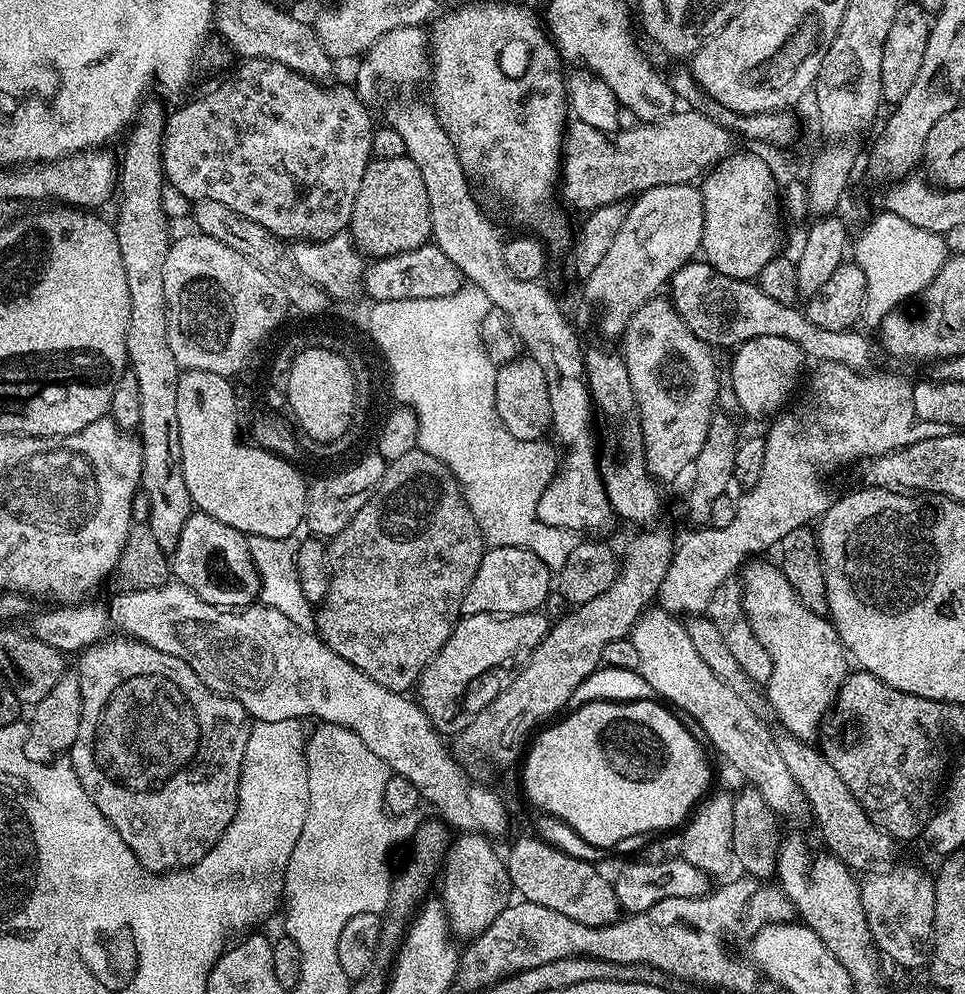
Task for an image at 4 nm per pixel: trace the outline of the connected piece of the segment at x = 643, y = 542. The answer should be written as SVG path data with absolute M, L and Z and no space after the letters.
M655 528L637 531L640 533L629 542L628 553L625 556L623 553L620 572L610 590L606 590L606 594L598 594L598 598L590 598L590 602L575 605L569 616L562 617L557 624L555 621L549 627L546 638L542 638L542 642L523 661L524 669L489 702L488 708L482 709L465 726L460 736L461 757L489 760L500 768L514 763L516 759L517 763L533 735L532 727L540 723L543 725L549 718L555 717L555 712L567 705L571 694L583 680L601 667L603 648L631 633L637 618L648 611L659 597L662 578L666 578L666 570L670 570L670 562L676 552L677 541L672 540L671 534L664 528Z

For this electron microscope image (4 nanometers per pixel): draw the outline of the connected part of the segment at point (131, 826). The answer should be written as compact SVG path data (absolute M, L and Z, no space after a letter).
M123 634L109 635L107 638L97 642L97 644L92 644L90 647L85 648L79 653L78 659L84 664L84 668L82 668L84 672L80 676L86 676L86 678L80 678L81 692L96 694L98 696L98 710L102 710L100 712L100 722L106 722L106 744L104 746L98 746L98 760L94 760L94 764L72 764L72 769L78 774L78 782L82 782L82 790L86 790L86 794L90 794L94 806L98 806L98 810L102 810L102 814L112 823L114 830L118 830L122 834L122 842L126 842L126 846L130 846L130 850L136 855L138 862L146 870L150 870L151 872L175 872L178 868L189 868L191 864L197 864L216 845L218 838L222 838L226 826L230 826L230 822L236 813L236 807L238 806L238 782L240 781L240 771L242 770L244 751L246 750L246 742L248 741L248 729L250 727L248 711L237 700L232 700L228 696L223 696L214 690L210 690L206 686L206 682L202 682L202 678L198 678L198 674L194 674L194 670L190 670L190 666L186 666L186 662L182 662L162 650L154 650L154 646L144 644L141 640L134 640L131 636L125 636Z

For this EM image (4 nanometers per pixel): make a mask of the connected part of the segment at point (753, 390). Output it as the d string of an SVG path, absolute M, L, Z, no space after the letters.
M762 335L748 339L733 353L730 368L732 390L739 406L754 418L773 417L783 409L786 401L795 393L795 386L802 372L804 355L796 343L777 335Z

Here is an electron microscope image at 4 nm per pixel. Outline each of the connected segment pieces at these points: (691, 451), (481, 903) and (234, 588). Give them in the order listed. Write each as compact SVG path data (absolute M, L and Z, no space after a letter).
M671 299L647 300L630 318L622 337L624 365L634 386L634 398L640 411L640 425L644 435L644 457L648 471L657 481L672 480L693 467L706 442L706 432L714 415L716 404L716 360L713 349L696 337L694 330L682 322L680 312Z
M466 832L457 837L457 840L455 837L449 843L448 851L444 854L442 875L438 880L438 888L440 884L438 896L444 905L444 913L448 915L448 927L452 929L453 937L475 938L481 936L486 926L490 926L490 922L494 922L494 918L498 918L498 914L502 914L502 910L510 903L508 870L505 857L501 853L500 856L496 853L496 848L492 845L495 843L489 837L482 836L479 832Z
M196 510L190 518L186 518L186 526L182 526L182 538L178 538L176 551L171 553L170 568L175 579L184 584L202 602L210 602L219 608L247 608L257 603L260 594L260 575L254 566L254 558L248 549L245 533L234 530L214 518L210 514Z

